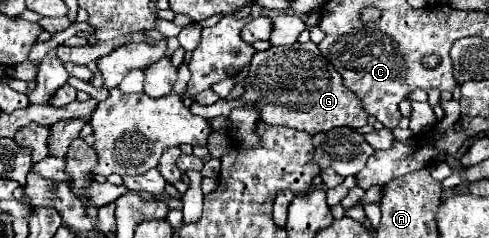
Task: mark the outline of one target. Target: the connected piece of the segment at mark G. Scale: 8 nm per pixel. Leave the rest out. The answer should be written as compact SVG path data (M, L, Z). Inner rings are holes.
M295 42L291 48L271 46L265 52L257 52L245 78L245 94L239 100L217 100L211 106L193 102L191 110L203 118L229 116L229 112L241 102L255 104L261 110L261 122L265 124L287 126L311 136L337 126L365 126L369 118L361 108L359 98L343 86L339 72L323 58L313 42Z

